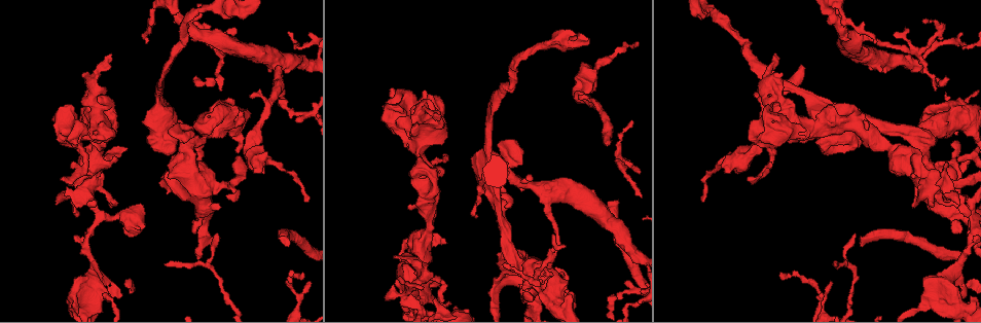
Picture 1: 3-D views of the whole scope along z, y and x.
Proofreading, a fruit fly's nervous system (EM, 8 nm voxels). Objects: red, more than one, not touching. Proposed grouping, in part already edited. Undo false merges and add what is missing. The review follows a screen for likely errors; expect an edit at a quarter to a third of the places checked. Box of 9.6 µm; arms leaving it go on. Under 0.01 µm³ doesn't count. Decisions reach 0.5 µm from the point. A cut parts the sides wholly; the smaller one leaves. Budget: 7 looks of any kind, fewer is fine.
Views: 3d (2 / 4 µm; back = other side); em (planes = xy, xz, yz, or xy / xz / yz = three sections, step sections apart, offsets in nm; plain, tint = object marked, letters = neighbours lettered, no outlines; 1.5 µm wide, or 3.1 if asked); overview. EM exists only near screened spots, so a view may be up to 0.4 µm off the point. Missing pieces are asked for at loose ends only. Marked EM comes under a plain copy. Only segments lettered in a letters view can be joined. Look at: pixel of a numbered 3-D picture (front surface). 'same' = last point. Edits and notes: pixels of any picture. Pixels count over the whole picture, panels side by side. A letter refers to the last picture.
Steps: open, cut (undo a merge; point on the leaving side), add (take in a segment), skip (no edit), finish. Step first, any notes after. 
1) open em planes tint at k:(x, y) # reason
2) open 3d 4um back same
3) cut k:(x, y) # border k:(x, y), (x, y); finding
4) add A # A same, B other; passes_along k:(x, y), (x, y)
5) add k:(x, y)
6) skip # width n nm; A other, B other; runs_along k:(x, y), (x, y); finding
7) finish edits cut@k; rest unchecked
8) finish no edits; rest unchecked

open 3d 2um back at 1:(250, 97) # free end

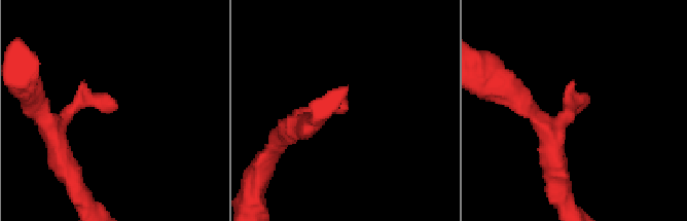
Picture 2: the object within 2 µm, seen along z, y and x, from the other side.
open em xz step 8 tint at 2:(112, 104) # now the EM

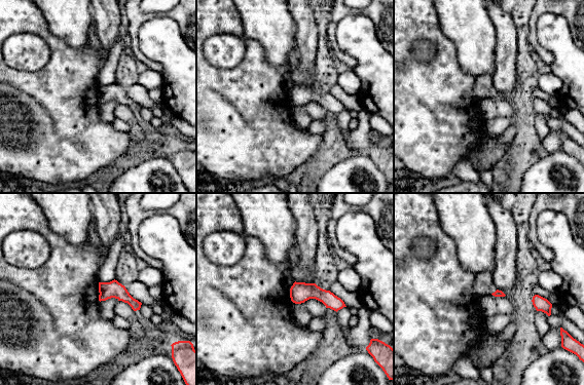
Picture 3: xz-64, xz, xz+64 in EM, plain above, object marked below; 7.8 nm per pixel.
open em planes letters same

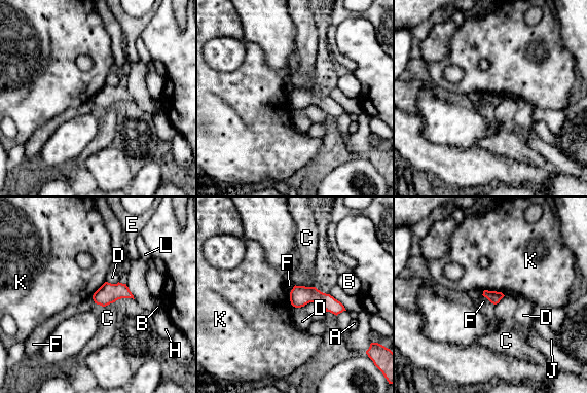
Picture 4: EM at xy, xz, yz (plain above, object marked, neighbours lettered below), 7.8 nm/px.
skip # A other, B other, C other, D other, E other, F other, H other, J other, K other, L other; no lettered segment goes on from it

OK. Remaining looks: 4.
open em xy step 8 letters at 1:(306, 202) # branch stops here

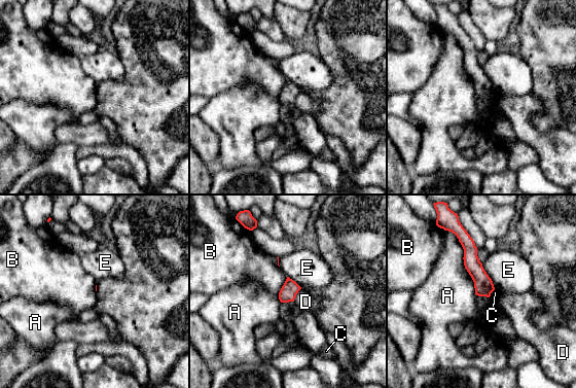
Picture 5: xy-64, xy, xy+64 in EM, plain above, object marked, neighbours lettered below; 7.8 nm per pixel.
skip # longest_contact A 480 nm; A other, B other, C other, D other, E other; border 5:(457, 238), (476, 294); none of them fits

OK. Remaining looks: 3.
open em yz step 4 tint at 1:(444, 170) # free end

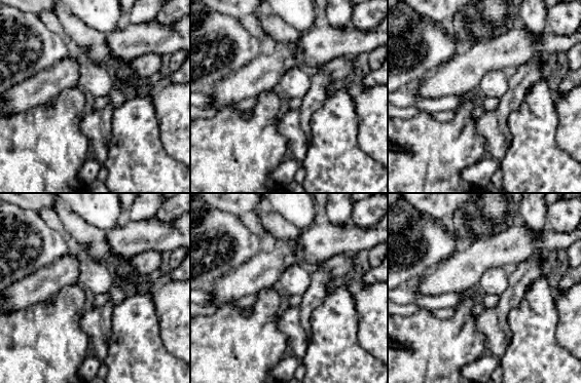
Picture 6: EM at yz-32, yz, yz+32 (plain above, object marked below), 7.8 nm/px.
open em planes letters same

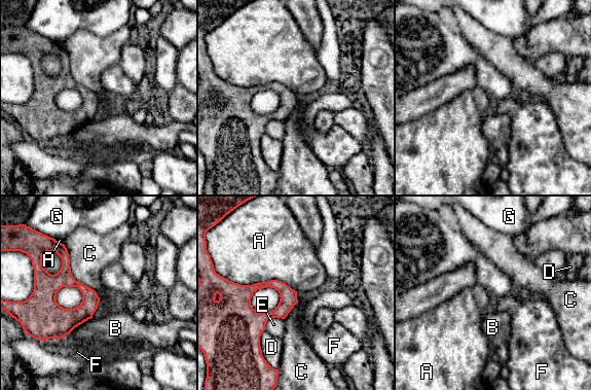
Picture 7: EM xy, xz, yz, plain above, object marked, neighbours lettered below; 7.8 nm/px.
skip # A other, B other, C other, D other, E other, F other, G other; border 7:(226, 279), (281, 280), (296, 291); no lettered segment goes on from it

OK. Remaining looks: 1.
finish no edits; rest unchecked

